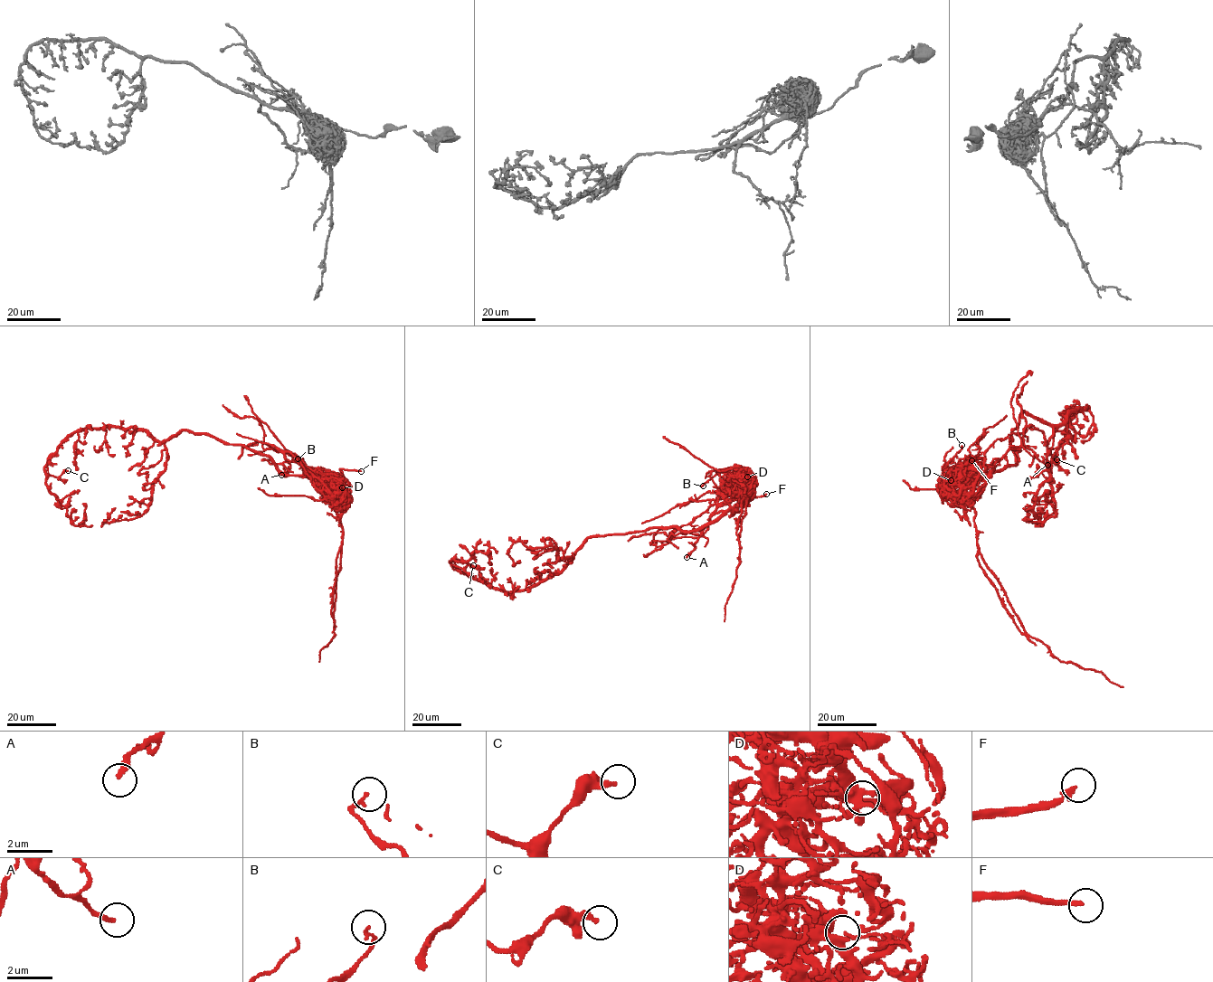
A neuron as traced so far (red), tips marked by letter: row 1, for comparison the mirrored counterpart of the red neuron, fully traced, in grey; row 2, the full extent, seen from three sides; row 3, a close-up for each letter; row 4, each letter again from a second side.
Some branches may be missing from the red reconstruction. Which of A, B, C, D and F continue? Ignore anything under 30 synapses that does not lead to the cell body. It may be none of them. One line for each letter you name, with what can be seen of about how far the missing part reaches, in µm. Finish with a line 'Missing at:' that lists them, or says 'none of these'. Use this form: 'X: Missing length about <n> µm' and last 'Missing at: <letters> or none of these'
F: Missing length about 60 µm
Missing at: F

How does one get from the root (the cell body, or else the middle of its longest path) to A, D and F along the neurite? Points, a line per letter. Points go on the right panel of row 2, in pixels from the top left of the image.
A: (1013, 429), (1011, 448), (1017, 462), (1008, 465), (1005, 453), (1021, 447), (1028, 447), (1047, 465)
D: (1013, 429), (1011, 448), (1017, 462), (1014, 465), (990, 471), (981, 477), (951, 480)
F: (1013, 429), (1011, 448), (1017, 462), (1014, 465), (991, 471), (992, 467), (986, 469), (983, 457), (971, 460)

